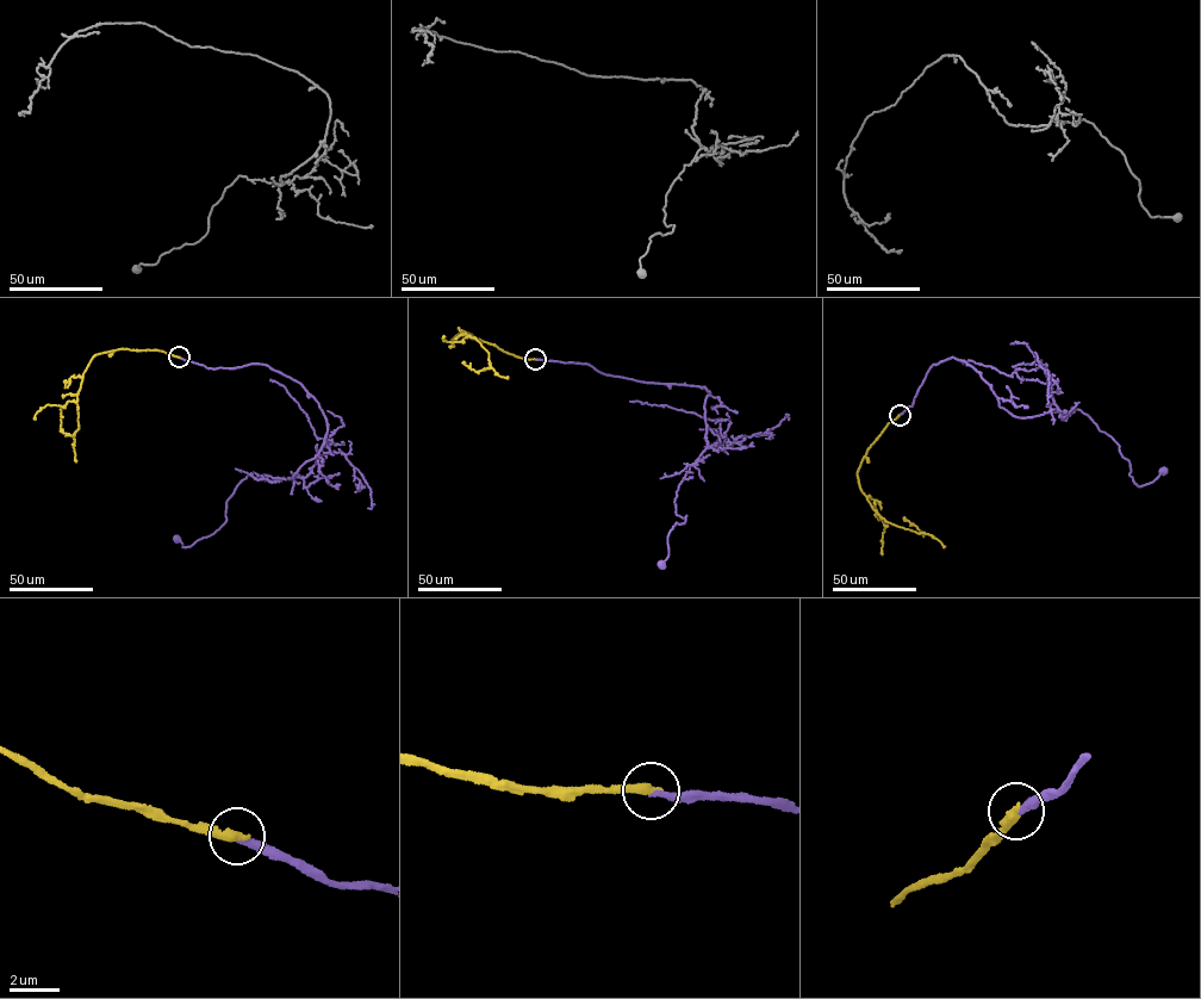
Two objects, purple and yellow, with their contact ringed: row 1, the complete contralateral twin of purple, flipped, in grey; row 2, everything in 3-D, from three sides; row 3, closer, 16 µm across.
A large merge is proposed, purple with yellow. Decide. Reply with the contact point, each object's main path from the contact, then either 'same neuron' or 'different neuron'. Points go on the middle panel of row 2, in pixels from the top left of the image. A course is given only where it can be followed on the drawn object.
at (535, 359); purple runs (535, 359), (710, 392), (707, 447), (678, 486), (676, 514), (686, 516), (671, 531), (661, 564); yellow runs (535, 359), (503, 352), (459, 327), (487, 352), (491, 366), (477, 372), (462, 363); same neuron

